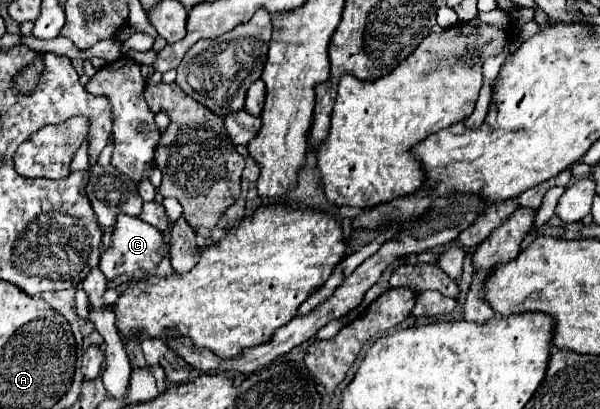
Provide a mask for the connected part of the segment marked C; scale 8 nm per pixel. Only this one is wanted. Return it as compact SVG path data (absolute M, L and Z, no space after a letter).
M120 214L116 224L114 224L114 232L112 232L112 244L108 250L102 252L102 258L100 258L100 270L104 272L104 276L108 280L120 276L120 274L134 274L138 268L144 268L144 270L154 270L160 262L160 256L158 256L158 250L162 248L162 244L166 244L162 240L162 234L160 230L156 230L154 226L146 224L144 220L140 218L134 218L134 216L124 216Z

